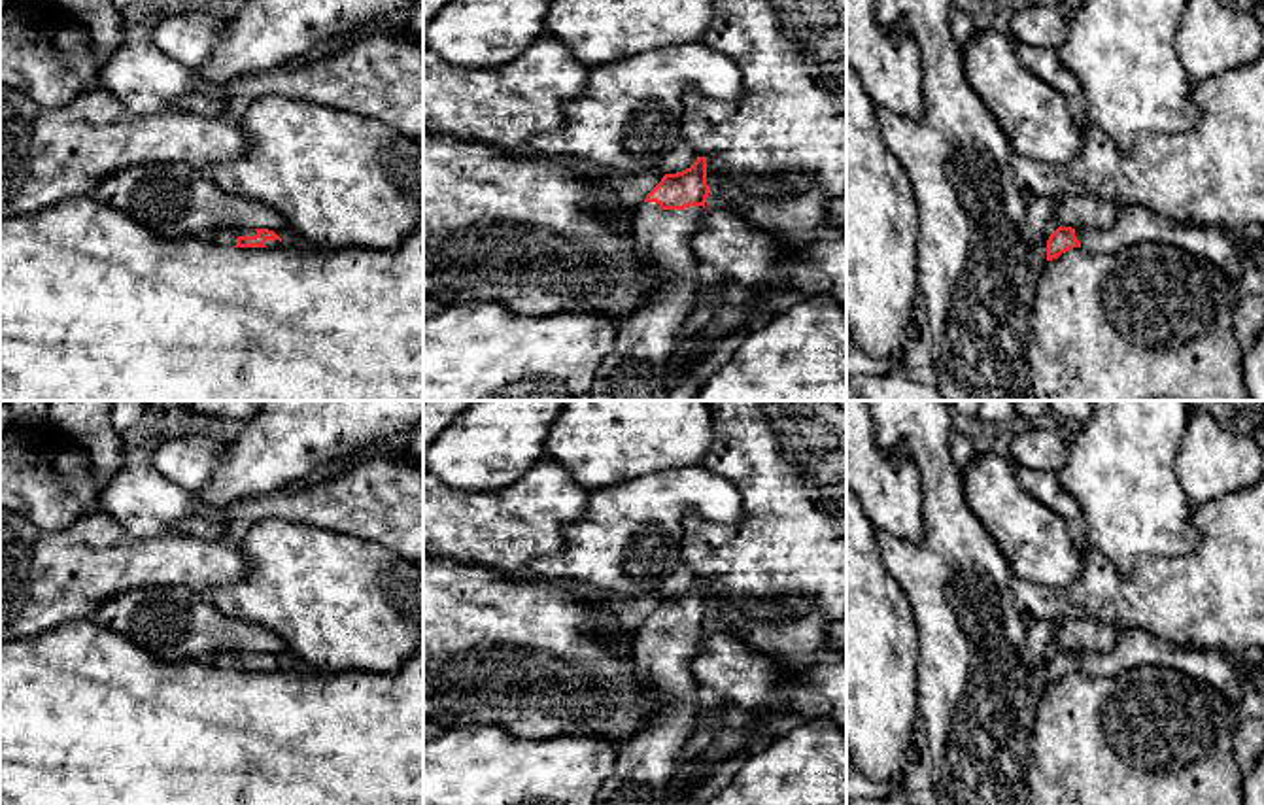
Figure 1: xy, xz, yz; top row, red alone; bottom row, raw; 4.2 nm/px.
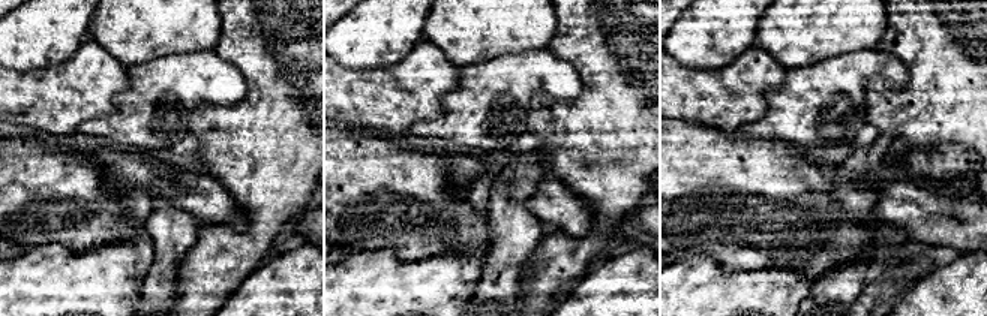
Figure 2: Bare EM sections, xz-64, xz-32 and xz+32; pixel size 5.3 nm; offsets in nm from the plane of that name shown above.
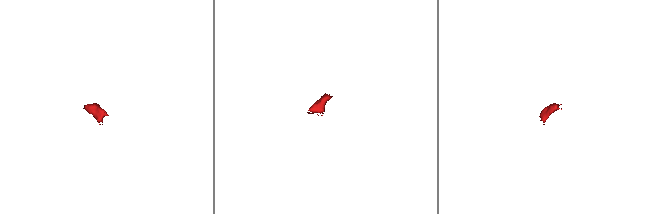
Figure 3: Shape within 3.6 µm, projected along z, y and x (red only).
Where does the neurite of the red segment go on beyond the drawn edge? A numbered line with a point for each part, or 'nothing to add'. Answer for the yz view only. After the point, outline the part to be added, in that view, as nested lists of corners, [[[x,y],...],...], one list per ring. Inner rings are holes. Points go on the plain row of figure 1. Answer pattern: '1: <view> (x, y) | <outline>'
1: yz (1221, 669) | [[[1119,629],[1109,652],[1075,652],[1081,671],[1090,677],[1115,677],[1139,665],[1177,669],[1196,680],[1217,688],[1230,703],[1241,699],[1239,673],[1256,669],[1264,673],[1264,650],[1219,652],[1194,646],[1171,644],[1141,629]]]

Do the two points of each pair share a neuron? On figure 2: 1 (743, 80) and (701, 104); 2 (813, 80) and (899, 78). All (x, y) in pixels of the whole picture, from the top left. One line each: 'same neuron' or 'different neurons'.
1: same neuron
2: same neuron

